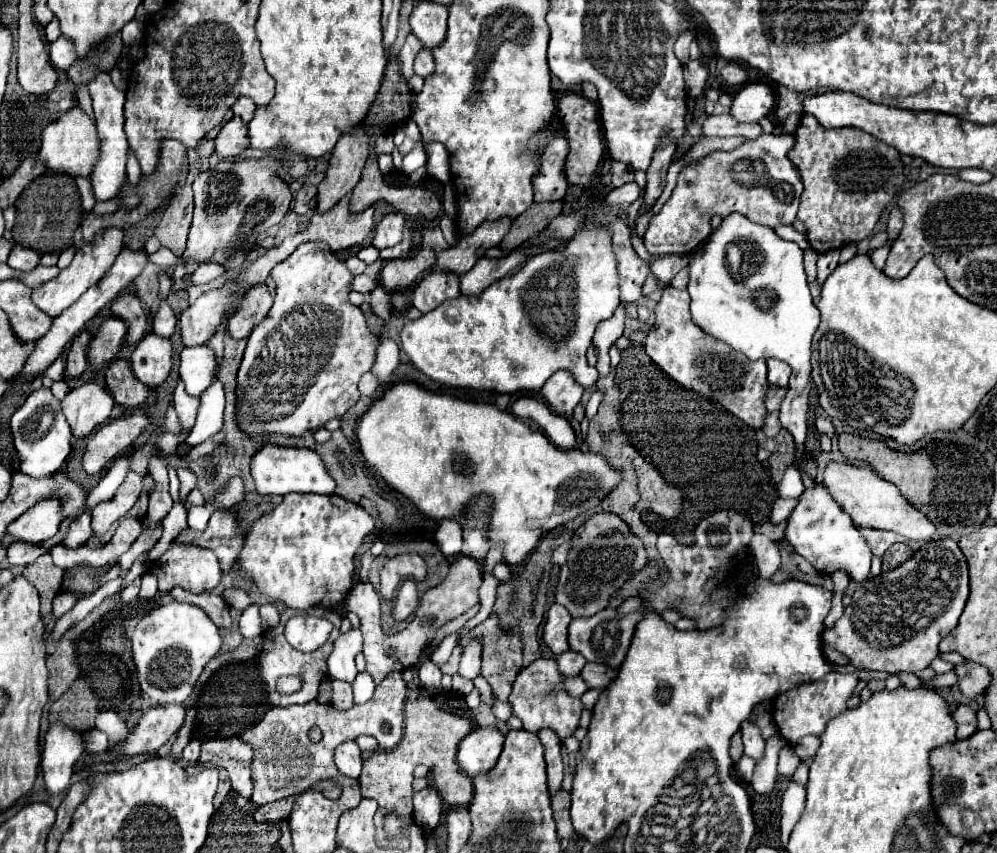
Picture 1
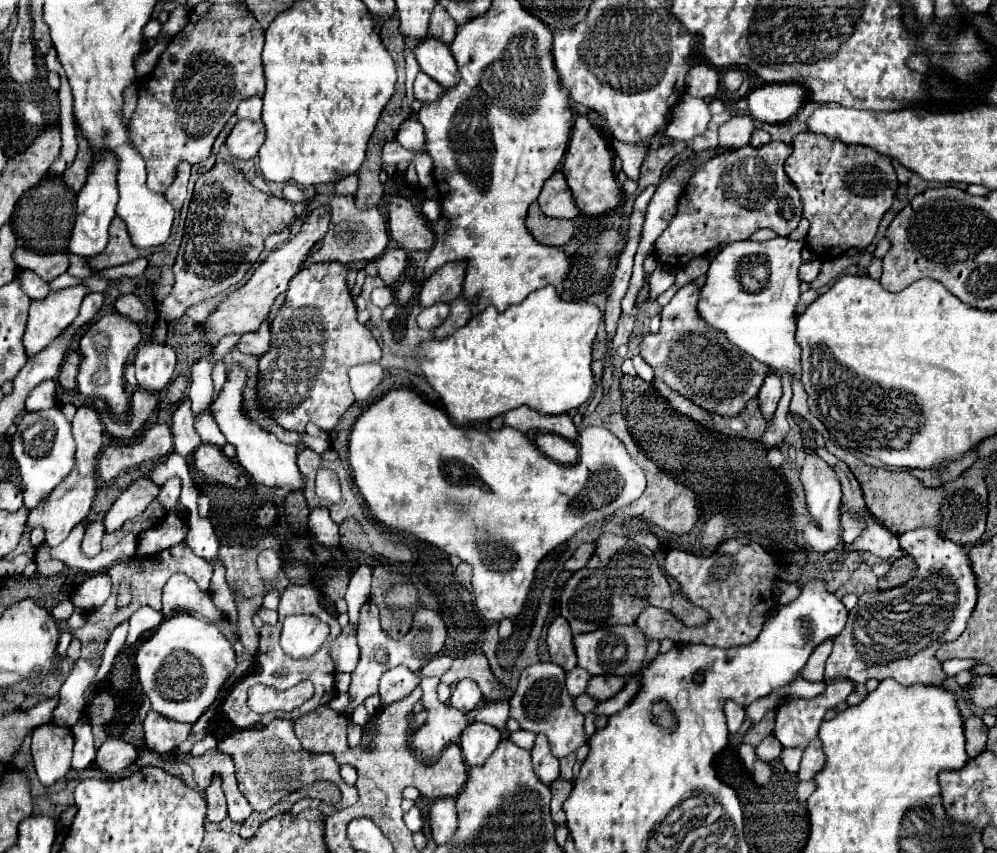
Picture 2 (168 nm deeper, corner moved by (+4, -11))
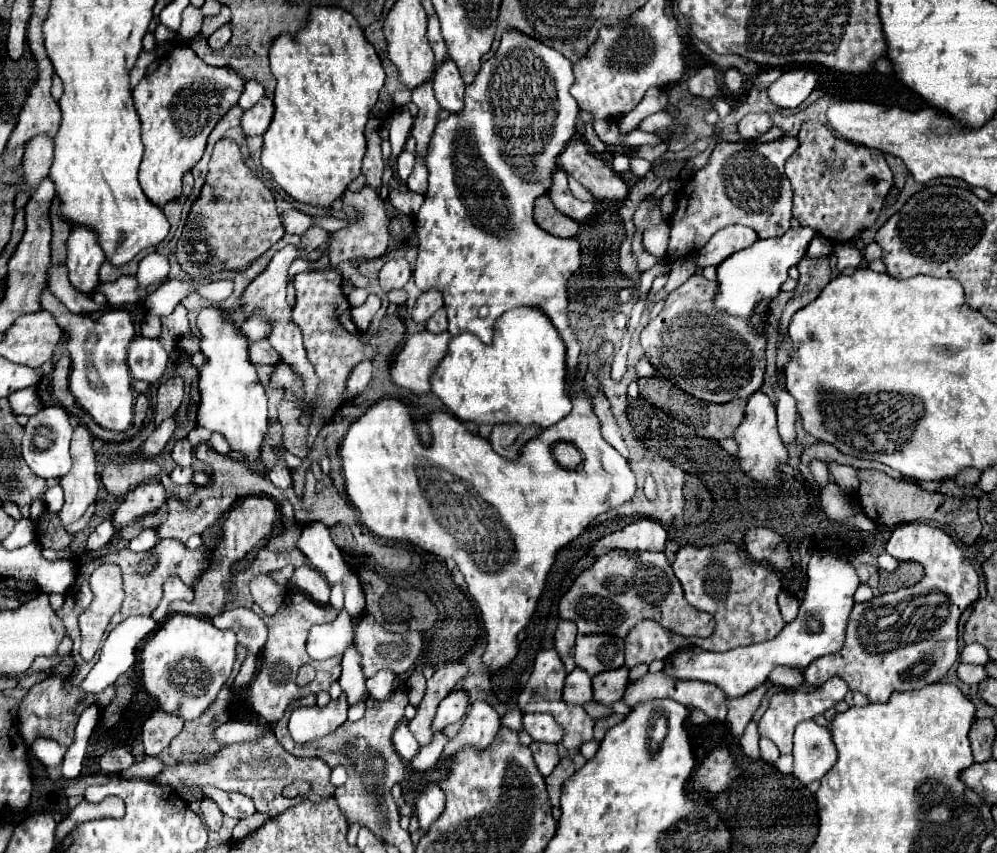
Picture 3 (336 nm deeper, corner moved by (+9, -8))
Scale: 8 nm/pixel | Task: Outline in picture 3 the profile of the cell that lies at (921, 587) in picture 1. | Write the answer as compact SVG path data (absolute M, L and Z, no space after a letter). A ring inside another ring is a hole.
M909 523L897 527L885 545L885 551L893 557L903 557L903 561L919 561L925 569L923 581L909 589L899 589L895 593L875 597L869 603L857 603L849 617L843 649L835 655L813 661L803 673L807 685L821 687L827 679L841 677L851 691L863 693L871 703L887 703L891 693L895 691L915 691L923 689L925 685L937 683L957 661L959 617L971 603L979 599L979 575L973 563L963 555L959 545L943 529L931 525Z

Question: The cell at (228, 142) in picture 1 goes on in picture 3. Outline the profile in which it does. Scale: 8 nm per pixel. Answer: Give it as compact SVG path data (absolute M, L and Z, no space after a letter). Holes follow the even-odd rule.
M265 95L265 99L261 99L259 103L255 103L255 107L251 107L249 111L243 113L243 121L241 121L241 129L245 135L263 135L273 119L273 95Z

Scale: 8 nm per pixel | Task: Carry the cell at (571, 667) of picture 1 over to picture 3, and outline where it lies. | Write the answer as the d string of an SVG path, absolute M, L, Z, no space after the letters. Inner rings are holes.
M575 669L567 675L567 683L563 689L563 699L571 705L587 705L593 701L593 689L591 689L591 677L583 669Z

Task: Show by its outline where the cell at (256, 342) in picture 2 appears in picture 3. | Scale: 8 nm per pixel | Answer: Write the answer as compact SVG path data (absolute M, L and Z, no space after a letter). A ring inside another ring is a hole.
M267 339L251 343L249 355L251 355L253 363L261 363L261 365L277 365L279 363L279 353L271 347L271 343Z

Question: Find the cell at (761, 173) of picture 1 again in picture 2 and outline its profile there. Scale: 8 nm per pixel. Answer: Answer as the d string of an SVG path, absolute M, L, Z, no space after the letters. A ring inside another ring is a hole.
M770 142L760 148L744 146L740 150L726 150L706 162L688 182L684 194L678 200L678 210L672 224L660 234L654 246L654 254L662 264L684 268L692 258L704 256L716 244L730 244L736 240L748 240L756 230L770 228L778 236L788 236L802 220L802 204L796 186L784 172L784 162L792 154L792 148L784 142Z

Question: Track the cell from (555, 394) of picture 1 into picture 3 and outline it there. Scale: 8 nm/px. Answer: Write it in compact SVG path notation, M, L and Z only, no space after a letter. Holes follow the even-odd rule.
M495 425L489 435L489 443L505 459L517 459L519 451L523 449L523 443L533 439L537 433L539 433L539 429L535 429L535 427Z

